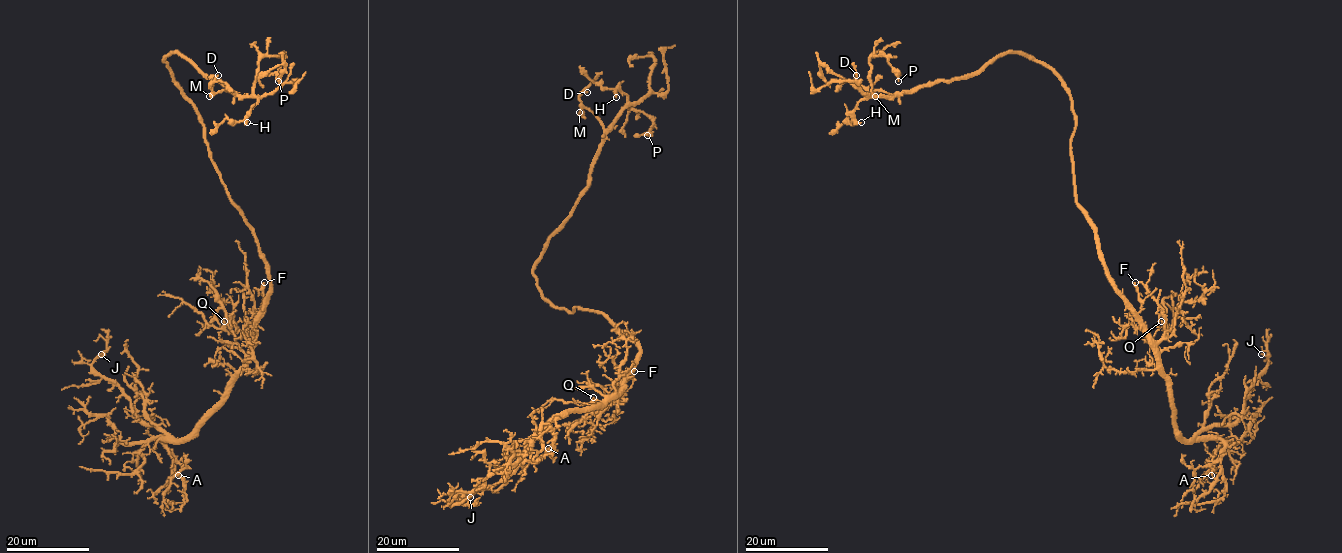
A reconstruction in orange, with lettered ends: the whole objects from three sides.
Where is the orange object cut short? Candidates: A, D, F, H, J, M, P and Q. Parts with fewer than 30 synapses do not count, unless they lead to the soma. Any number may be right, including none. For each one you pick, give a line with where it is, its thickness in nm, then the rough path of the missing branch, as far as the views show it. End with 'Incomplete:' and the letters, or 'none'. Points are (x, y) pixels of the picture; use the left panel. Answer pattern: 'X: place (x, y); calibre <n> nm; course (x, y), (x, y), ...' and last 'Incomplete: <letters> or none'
D: place (218, 75); calibre 180 nm; course (218, 75), (227, 70), (247, 76)
Incomplete: D

